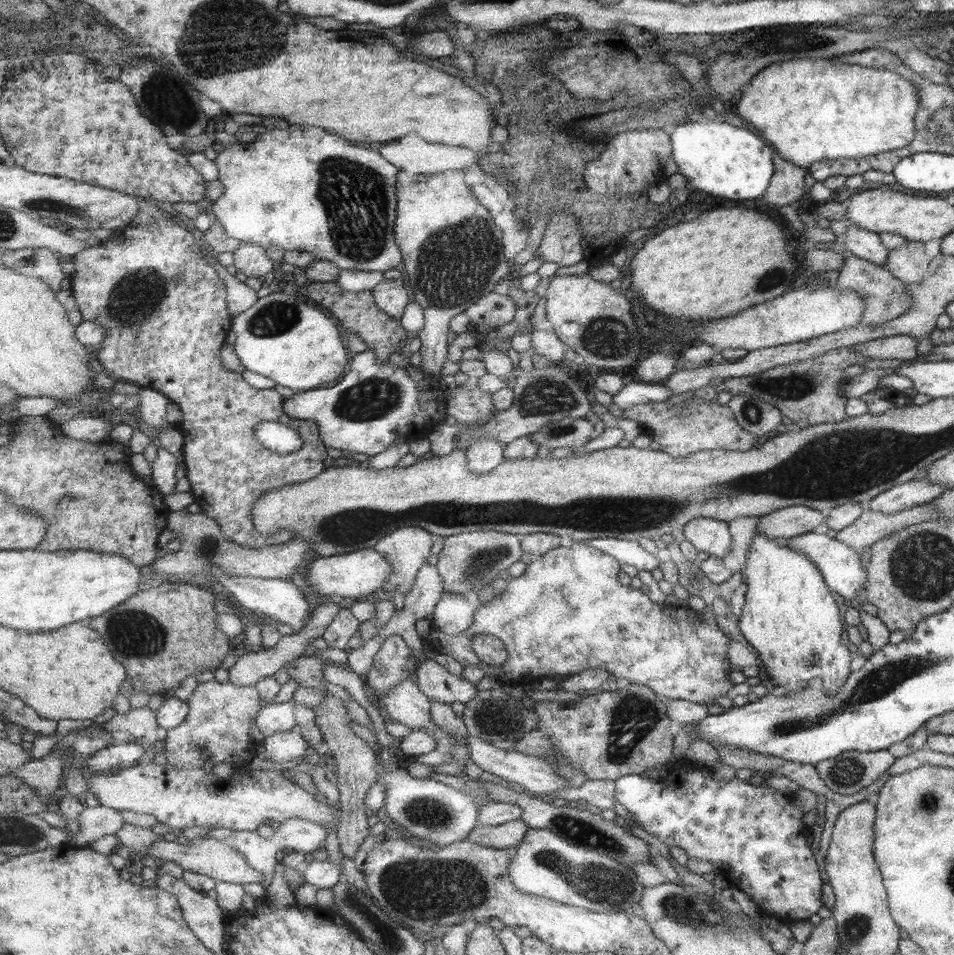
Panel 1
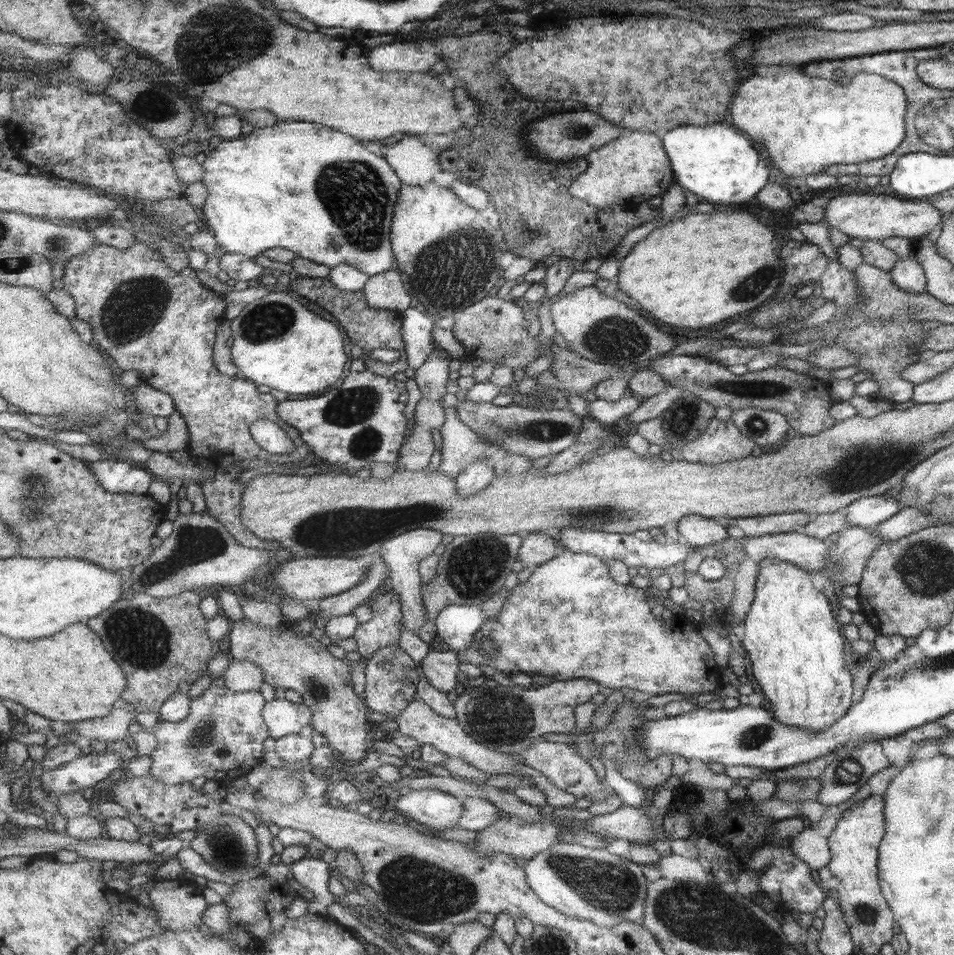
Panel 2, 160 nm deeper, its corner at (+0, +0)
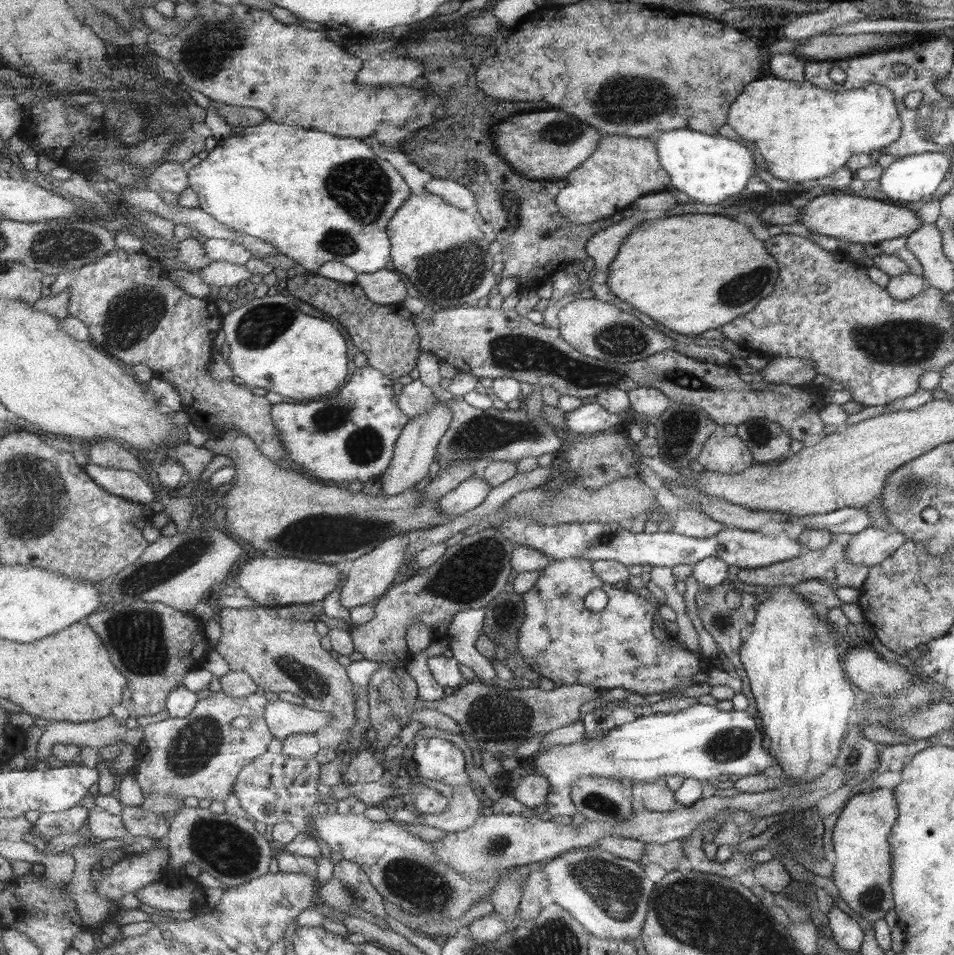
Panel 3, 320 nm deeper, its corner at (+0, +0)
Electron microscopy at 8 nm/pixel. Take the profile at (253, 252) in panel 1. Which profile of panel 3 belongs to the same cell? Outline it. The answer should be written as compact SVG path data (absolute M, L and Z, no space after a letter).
M213 262L201 269L199 273L202 281L211 286L235 286L241 280L253 279L252 272L244 264L231 264L230 262Z

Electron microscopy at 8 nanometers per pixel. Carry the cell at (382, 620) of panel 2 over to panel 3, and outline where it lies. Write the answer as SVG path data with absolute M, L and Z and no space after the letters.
M493 527L465 535L458 543L448 547L435 564L428 566L427 570L418 571L408 581L398 582L374 604L375 619L368 624L356 625L351 630L354 649L361 652L364 659L375 662L389 663L395 659L407 663L411 655L408 653L406 635L413 623L421 621L431 630L439 628L449 632L460 613L486 608L505 591L513 570L514 550L514 542Z

